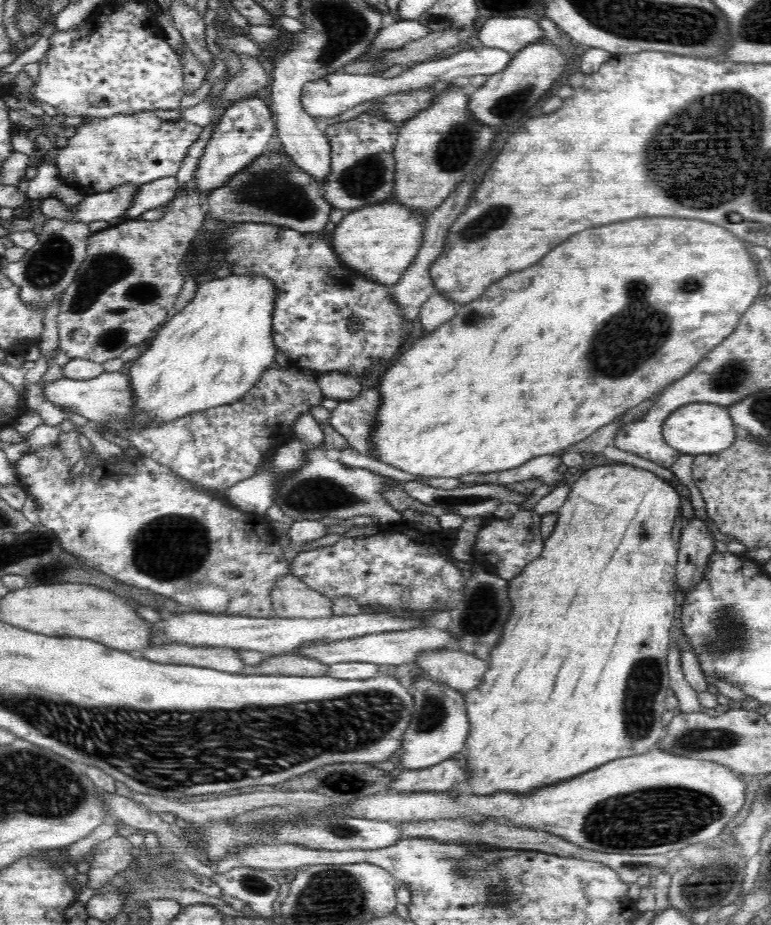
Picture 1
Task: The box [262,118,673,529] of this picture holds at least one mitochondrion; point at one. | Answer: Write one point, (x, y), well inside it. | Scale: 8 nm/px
(311, 494)

